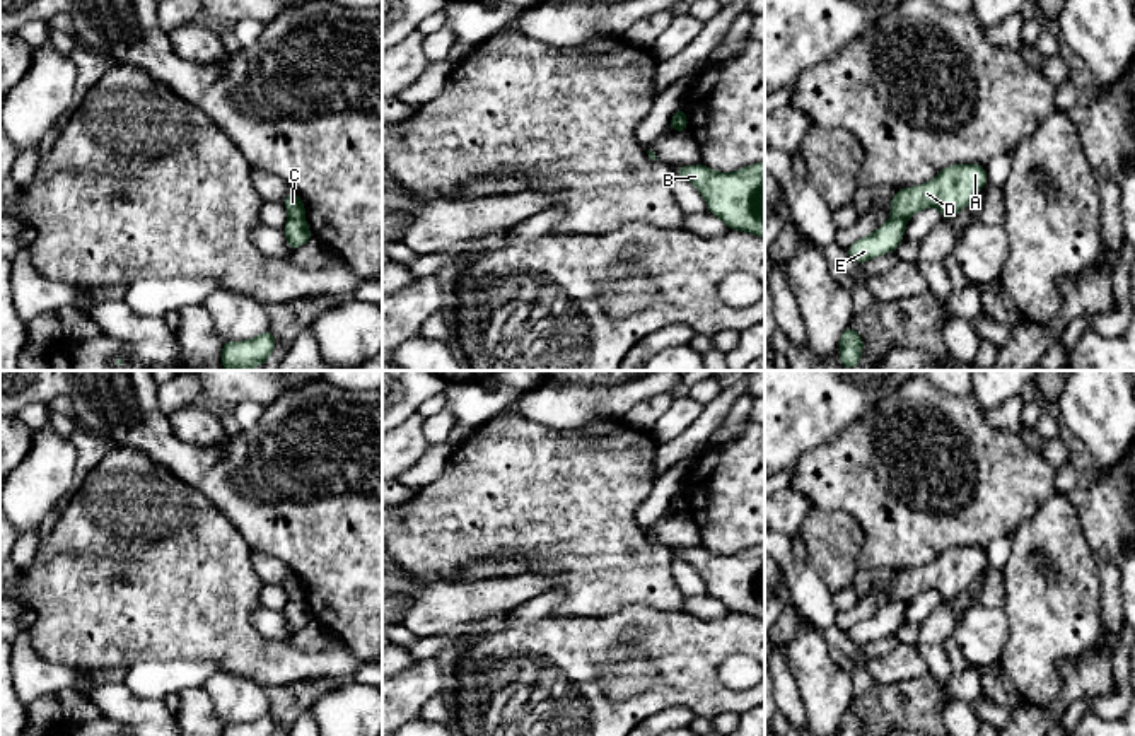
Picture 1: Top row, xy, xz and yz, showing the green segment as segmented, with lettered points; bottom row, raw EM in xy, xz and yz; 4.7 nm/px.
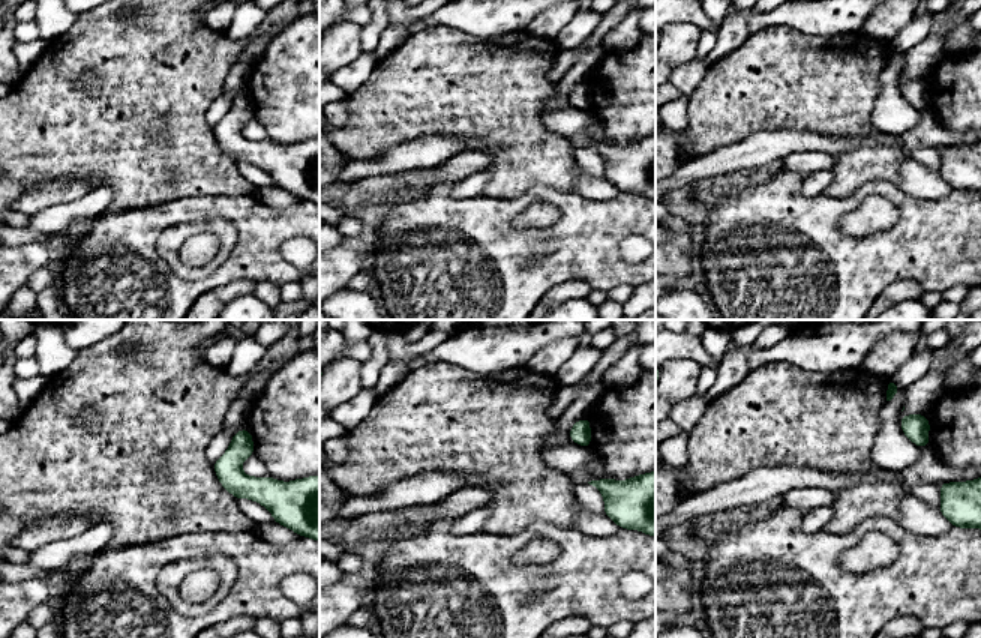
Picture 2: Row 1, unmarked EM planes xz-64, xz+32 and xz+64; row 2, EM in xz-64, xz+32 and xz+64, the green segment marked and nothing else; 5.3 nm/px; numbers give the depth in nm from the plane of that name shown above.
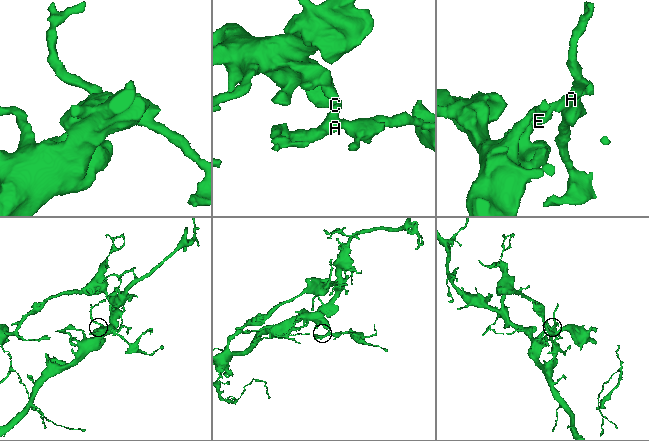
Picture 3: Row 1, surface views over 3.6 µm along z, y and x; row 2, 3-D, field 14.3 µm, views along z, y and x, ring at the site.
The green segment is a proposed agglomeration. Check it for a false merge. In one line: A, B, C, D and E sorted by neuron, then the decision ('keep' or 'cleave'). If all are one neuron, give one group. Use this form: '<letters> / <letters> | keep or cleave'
A B C D / E | cleave

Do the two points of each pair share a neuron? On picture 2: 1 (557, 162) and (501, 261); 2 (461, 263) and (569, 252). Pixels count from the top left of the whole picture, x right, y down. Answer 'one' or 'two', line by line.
1: two
2: one

